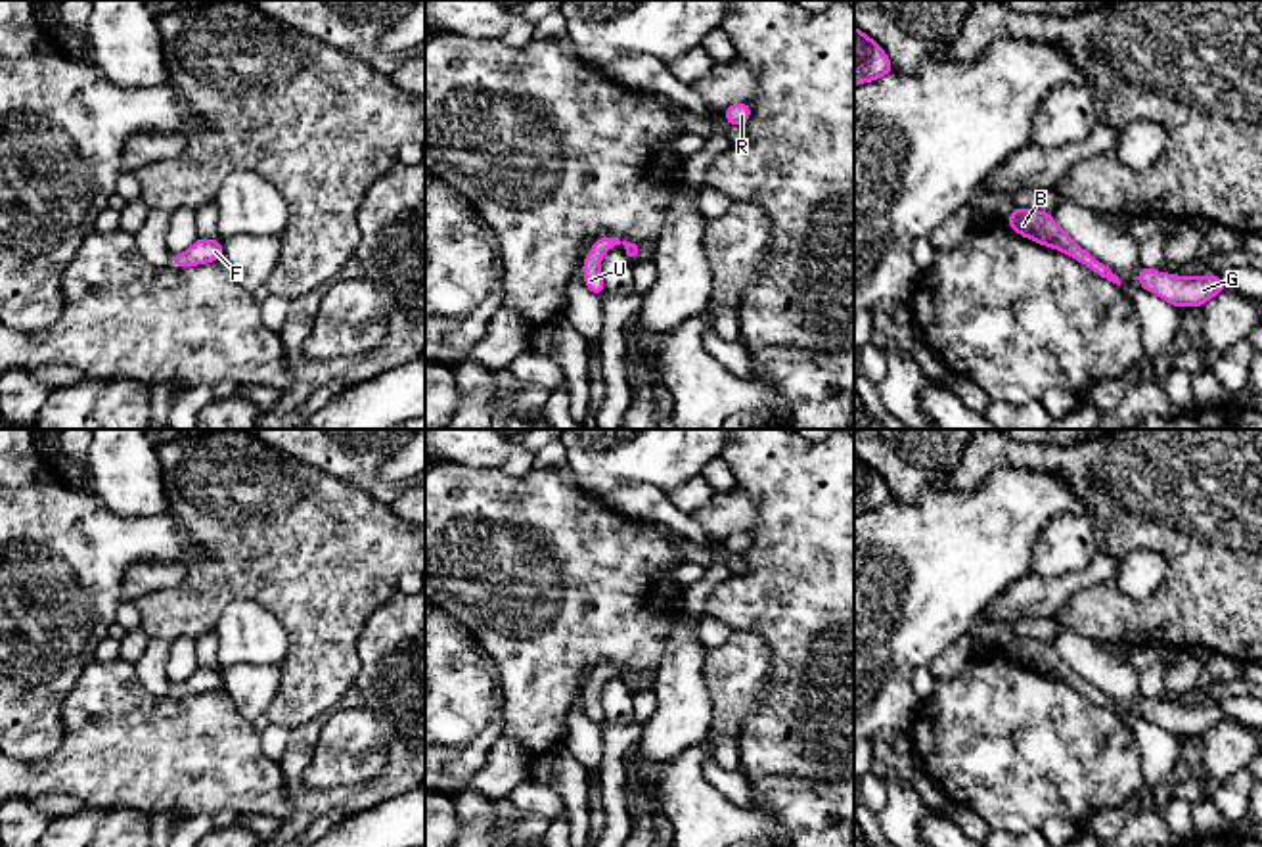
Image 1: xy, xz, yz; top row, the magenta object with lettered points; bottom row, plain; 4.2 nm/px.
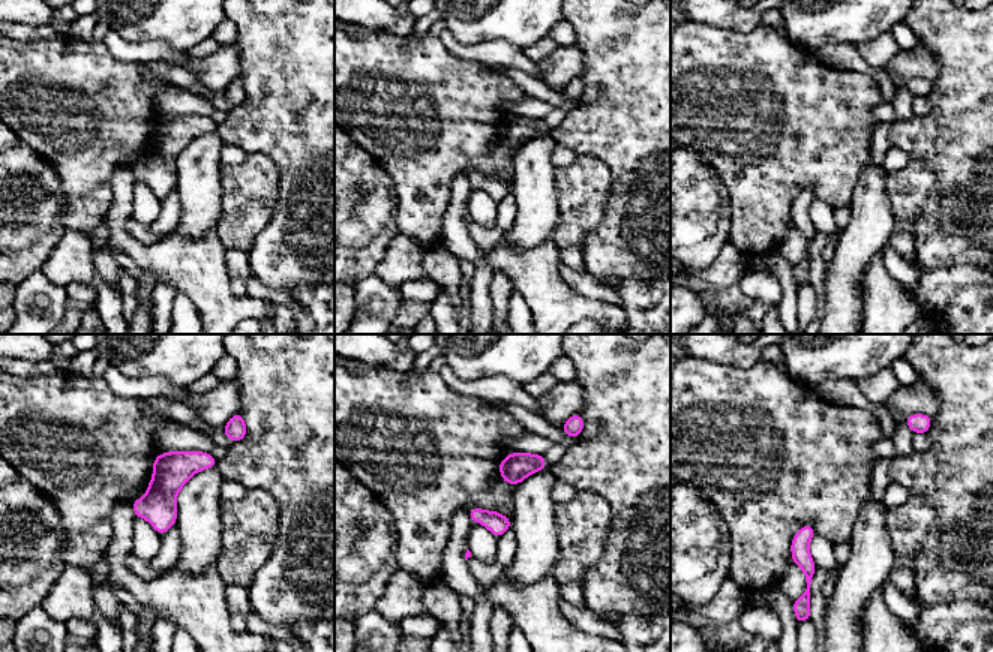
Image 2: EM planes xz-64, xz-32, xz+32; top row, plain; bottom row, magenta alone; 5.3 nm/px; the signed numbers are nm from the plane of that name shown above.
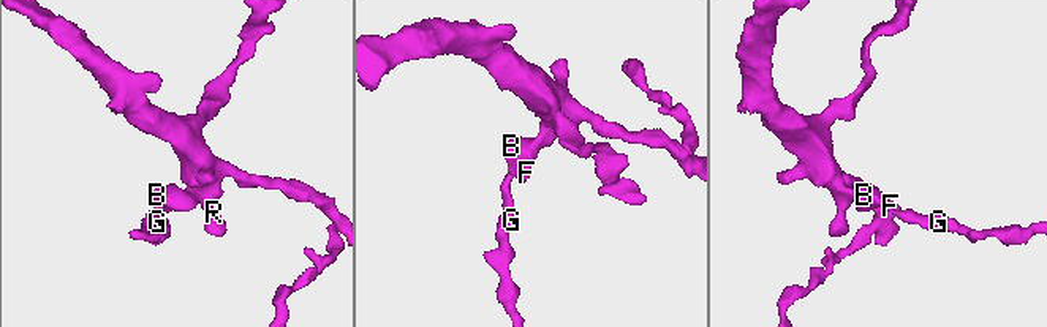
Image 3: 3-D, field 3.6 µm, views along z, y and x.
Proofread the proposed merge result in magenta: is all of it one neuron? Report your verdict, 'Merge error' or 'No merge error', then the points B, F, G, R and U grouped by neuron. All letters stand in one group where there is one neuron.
No merge error. Groups: B F G R U

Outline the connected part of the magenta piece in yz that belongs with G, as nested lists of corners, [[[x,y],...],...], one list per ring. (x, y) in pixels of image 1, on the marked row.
[[[1151,268],[1138,270],[1138,286],[1159,295],[1170,305],[1199,309],[1214,295],[1222,293],[1228,286],[1222,276],[1174,276],[1166,272],[1157,272]]]

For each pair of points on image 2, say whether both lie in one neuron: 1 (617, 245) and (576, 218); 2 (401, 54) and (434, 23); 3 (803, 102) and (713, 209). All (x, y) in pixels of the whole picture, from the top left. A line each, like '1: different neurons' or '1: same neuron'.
1: different neurons
2: different neurons
3: different neurons

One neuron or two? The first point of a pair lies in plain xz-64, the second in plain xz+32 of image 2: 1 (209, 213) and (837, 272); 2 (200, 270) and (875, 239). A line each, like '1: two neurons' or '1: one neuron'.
1: one neuron
2: two neurons

